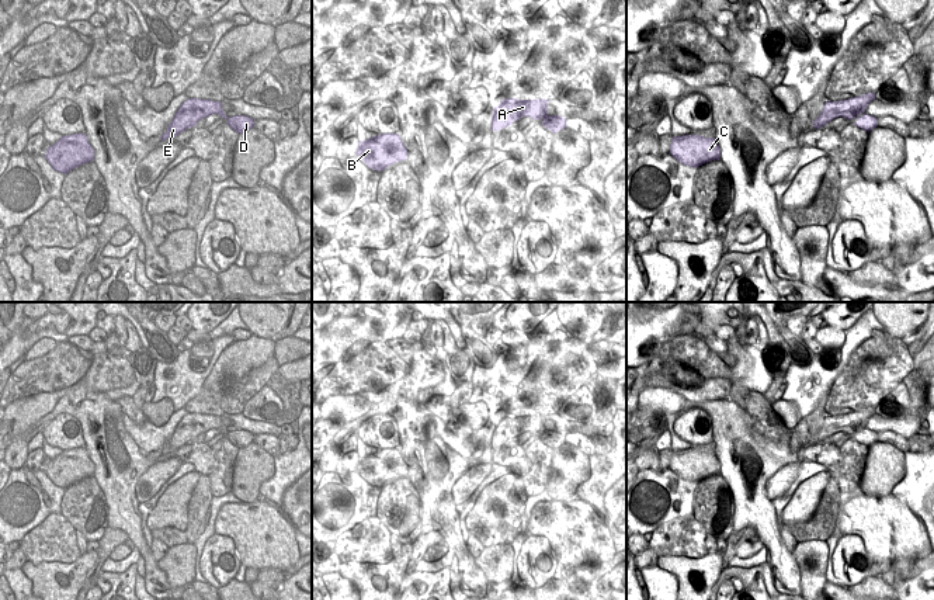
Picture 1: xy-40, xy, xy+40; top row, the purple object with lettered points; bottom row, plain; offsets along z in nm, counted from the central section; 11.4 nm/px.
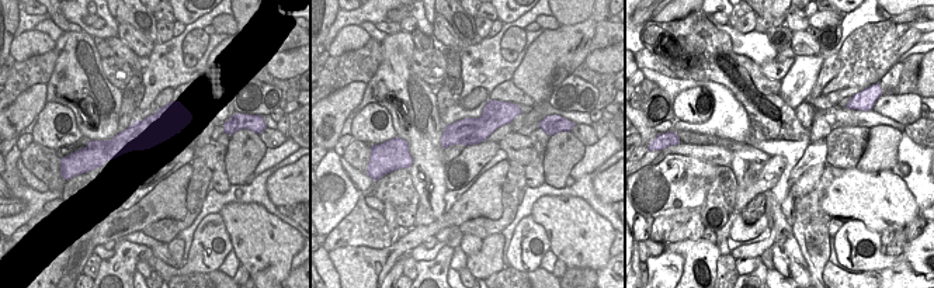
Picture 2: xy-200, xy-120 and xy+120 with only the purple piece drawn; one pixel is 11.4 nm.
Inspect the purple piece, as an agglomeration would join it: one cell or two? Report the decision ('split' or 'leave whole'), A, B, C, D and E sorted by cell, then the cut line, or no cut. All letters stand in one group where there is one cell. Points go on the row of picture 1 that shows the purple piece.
split; A B C E / D; cut in xy along (547, 114), (544, 117)

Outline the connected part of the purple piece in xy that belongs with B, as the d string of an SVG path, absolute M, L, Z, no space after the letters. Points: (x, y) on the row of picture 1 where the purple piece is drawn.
M382 133L360 141L355 155L372 170L406 160L407 149L397 133Z

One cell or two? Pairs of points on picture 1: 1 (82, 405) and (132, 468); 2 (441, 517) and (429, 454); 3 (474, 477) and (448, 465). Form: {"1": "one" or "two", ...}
{"1": "one", "2": "one", "3": "two"}

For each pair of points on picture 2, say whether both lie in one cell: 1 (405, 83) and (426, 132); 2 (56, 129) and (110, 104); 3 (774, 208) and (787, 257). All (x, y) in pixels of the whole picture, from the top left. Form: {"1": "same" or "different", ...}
{"1": "same", "2": "different", "3": "same"}

